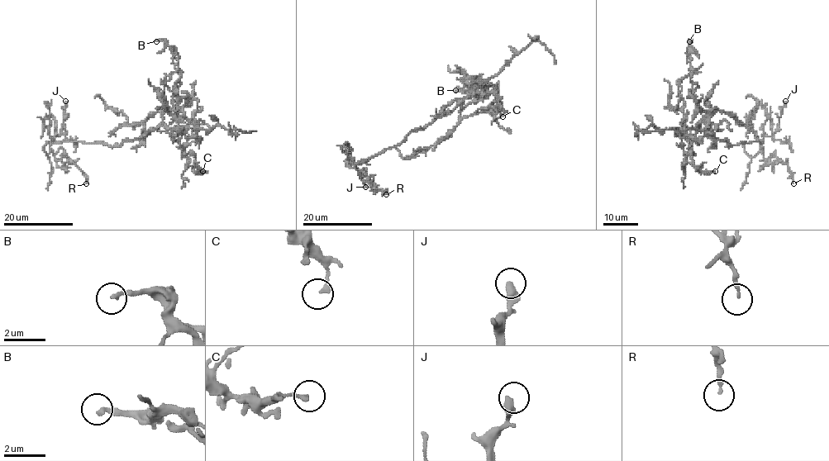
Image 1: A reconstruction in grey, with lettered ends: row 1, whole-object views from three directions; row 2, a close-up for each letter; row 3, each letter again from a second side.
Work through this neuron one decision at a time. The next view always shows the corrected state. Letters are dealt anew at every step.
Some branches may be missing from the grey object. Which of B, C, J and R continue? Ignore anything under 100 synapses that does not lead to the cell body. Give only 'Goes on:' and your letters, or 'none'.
Goes on: none

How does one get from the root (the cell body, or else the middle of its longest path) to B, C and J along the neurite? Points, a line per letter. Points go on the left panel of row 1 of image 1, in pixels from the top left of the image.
B: (132, 140), (156, 128), (162, 115), (178, 100), (178, 59), (164, 41), (156, 41)
C: (132, 140), (153, 129), (166, 131), (184, 152), (194, 155), (198, 170), (202, 171)
J: (132, 140), (125, 140), (113, 146), (101, 142), (54, 142), (52, 138), (59, 135), (64, 121), (65, 101)

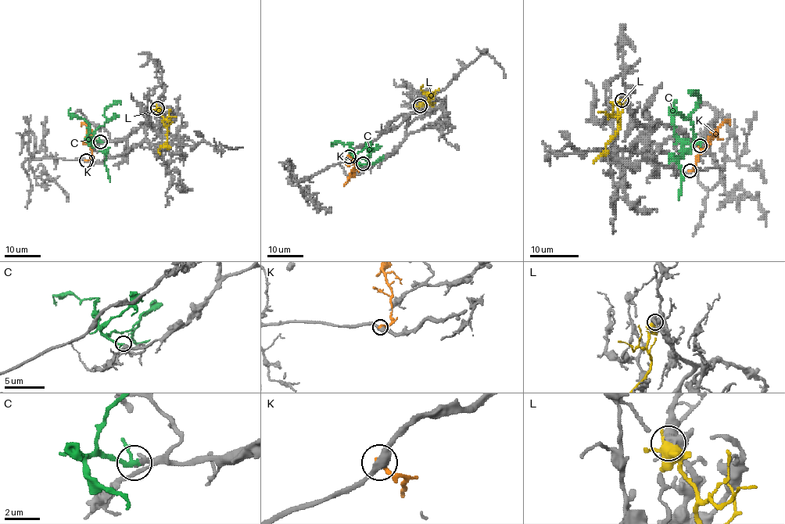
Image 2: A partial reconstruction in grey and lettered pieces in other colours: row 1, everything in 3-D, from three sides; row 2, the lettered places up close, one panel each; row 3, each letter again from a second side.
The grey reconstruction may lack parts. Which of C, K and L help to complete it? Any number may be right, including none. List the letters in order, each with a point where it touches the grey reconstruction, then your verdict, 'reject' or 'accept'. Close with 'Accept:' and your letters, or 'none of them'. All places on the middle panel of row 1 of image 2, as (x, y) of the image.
C: contact (363, 163); accept
K: contact (349, 156); reject
L: contact (420, 105); reject
Accept: C

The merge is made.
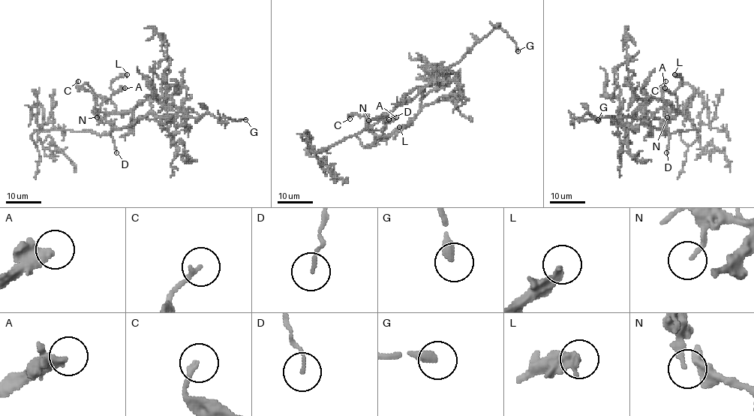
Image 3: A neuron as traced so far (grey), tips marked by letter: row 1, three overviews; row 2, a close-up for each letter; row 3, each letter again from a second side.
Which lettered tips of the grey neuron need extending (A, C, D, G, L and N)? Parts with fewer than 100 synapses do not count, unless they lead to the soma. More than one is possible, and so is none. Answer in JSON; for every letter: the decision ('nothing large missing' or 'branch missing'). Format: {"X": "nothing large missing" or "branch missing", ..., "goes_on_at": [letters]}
{"A": "nothing large missing", "C": "nothing large missing", "D": "nothing large missing", "G": "branch missing", "L": "nothing large missing", "N": "nothing large missing", "goes_on_at": ["G"]}

